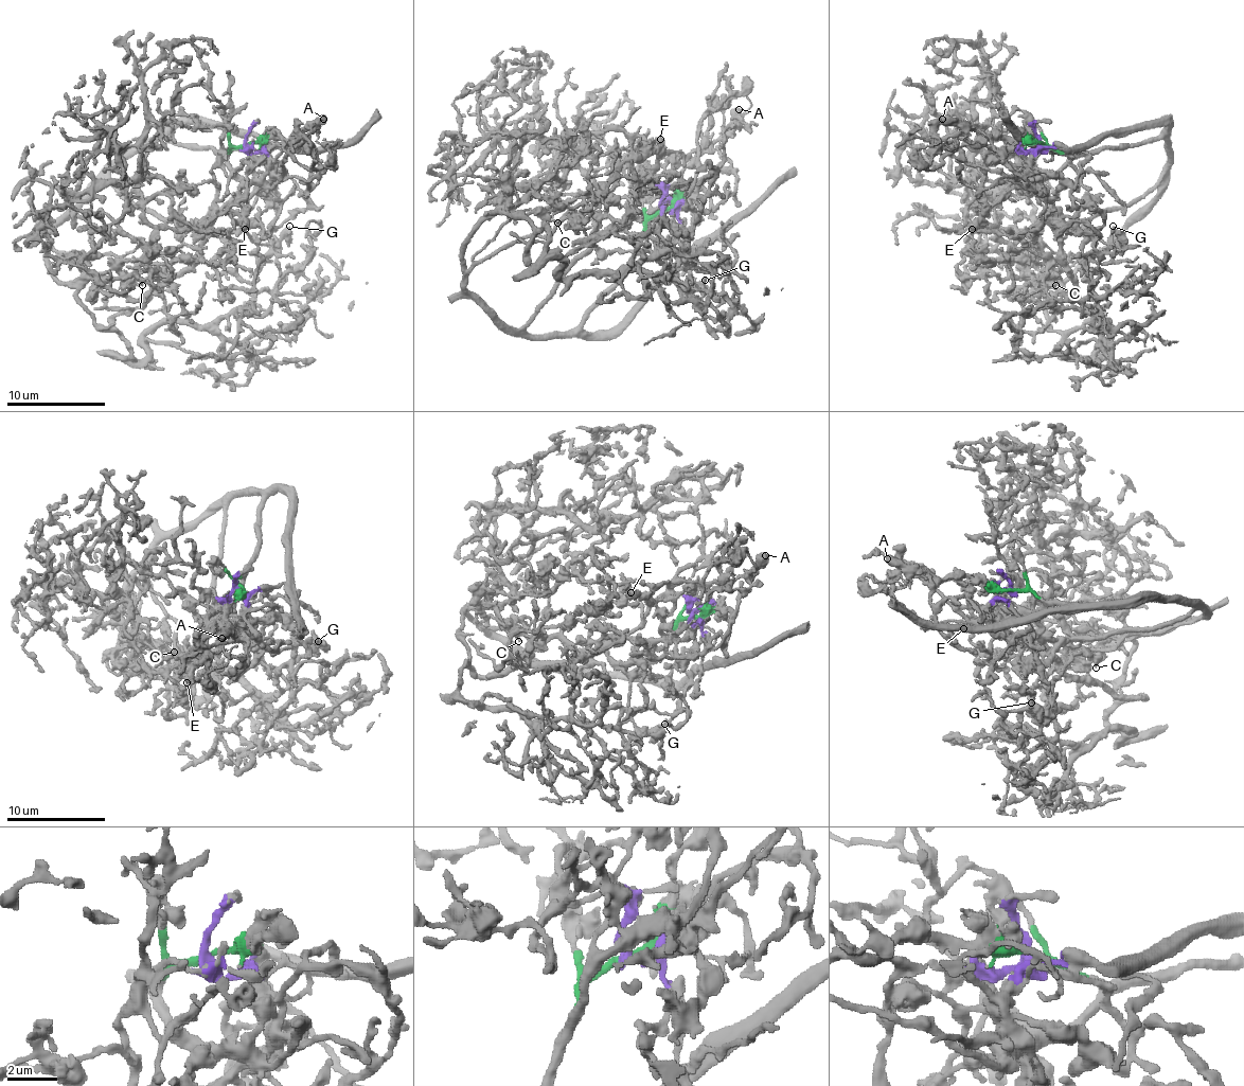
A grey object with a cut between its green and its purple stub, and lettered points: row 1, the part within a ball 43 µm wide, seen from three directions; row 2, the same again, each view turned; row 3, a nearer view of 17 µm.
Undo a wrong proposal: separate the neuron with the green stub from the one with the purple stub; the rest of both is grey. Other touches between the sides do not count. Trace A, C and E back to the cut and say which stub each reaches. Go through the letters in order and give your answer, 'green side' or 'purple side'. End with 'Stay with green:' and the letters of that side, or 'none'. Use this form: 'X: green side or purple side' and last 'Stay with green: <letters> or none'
A: green side
C: green side
E: green side
Stay with green: A, C, E

